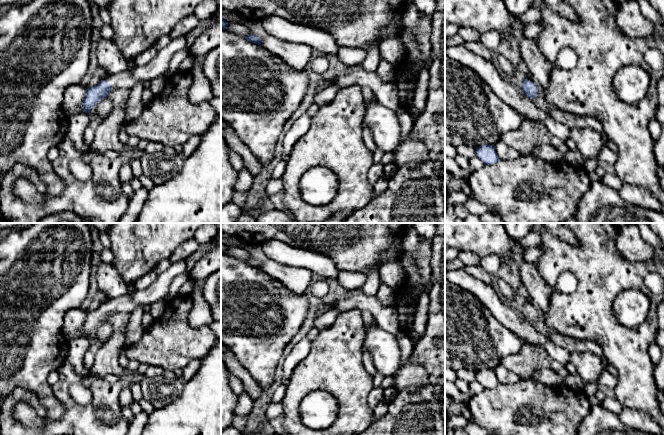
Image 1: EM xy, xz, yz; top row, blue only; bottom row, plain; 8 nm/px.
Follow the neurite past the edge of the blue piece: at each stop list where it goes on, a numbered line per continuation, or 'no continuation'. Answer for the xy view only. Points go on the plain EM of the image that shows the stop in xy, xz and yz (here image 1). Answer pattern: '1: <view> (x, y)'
1: xy (159, 289)

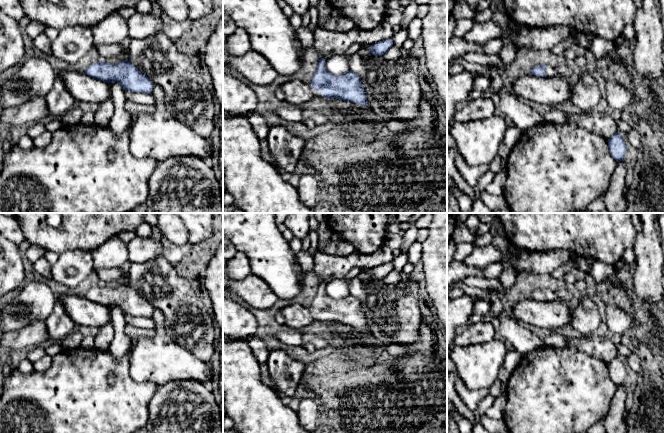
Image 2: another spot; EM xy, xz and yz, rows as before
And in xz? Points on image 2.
1: xz (296, 316)

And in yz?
1: yz (551, 295)

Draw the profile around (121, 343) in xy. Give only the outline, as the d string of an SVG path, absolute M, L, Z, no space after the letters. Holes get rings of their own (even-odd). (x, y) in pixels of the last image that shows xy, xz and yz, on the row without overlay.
M118 306L109 307L110 316L111 316L111 324L114 327L114 338L107 349L107 351L114 358L121 358L126 355L131 346L132 341L124 332L124 328L127 325L124 319L124 313Z

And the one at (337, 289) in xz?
M350 278L334 279L326 284L326 293L333 299L339 300L350 295Z

